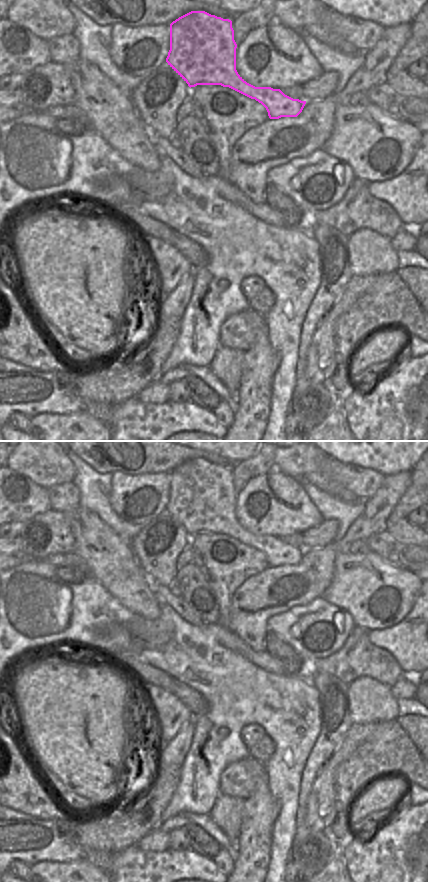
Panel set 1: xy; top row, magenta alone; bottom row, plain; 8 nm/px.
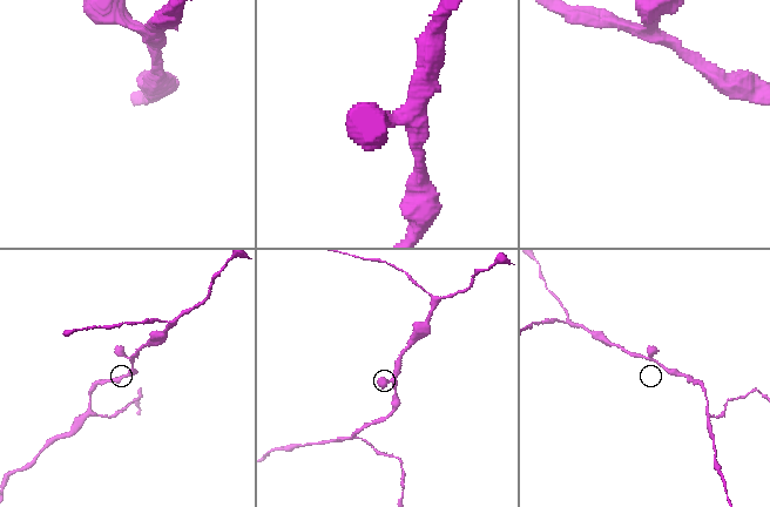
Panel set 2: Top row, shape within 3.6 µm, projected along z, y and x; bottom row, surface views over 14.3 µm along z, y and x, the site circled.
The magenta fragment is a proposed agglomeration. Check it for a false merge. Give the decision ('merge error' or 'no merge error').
no merge error

